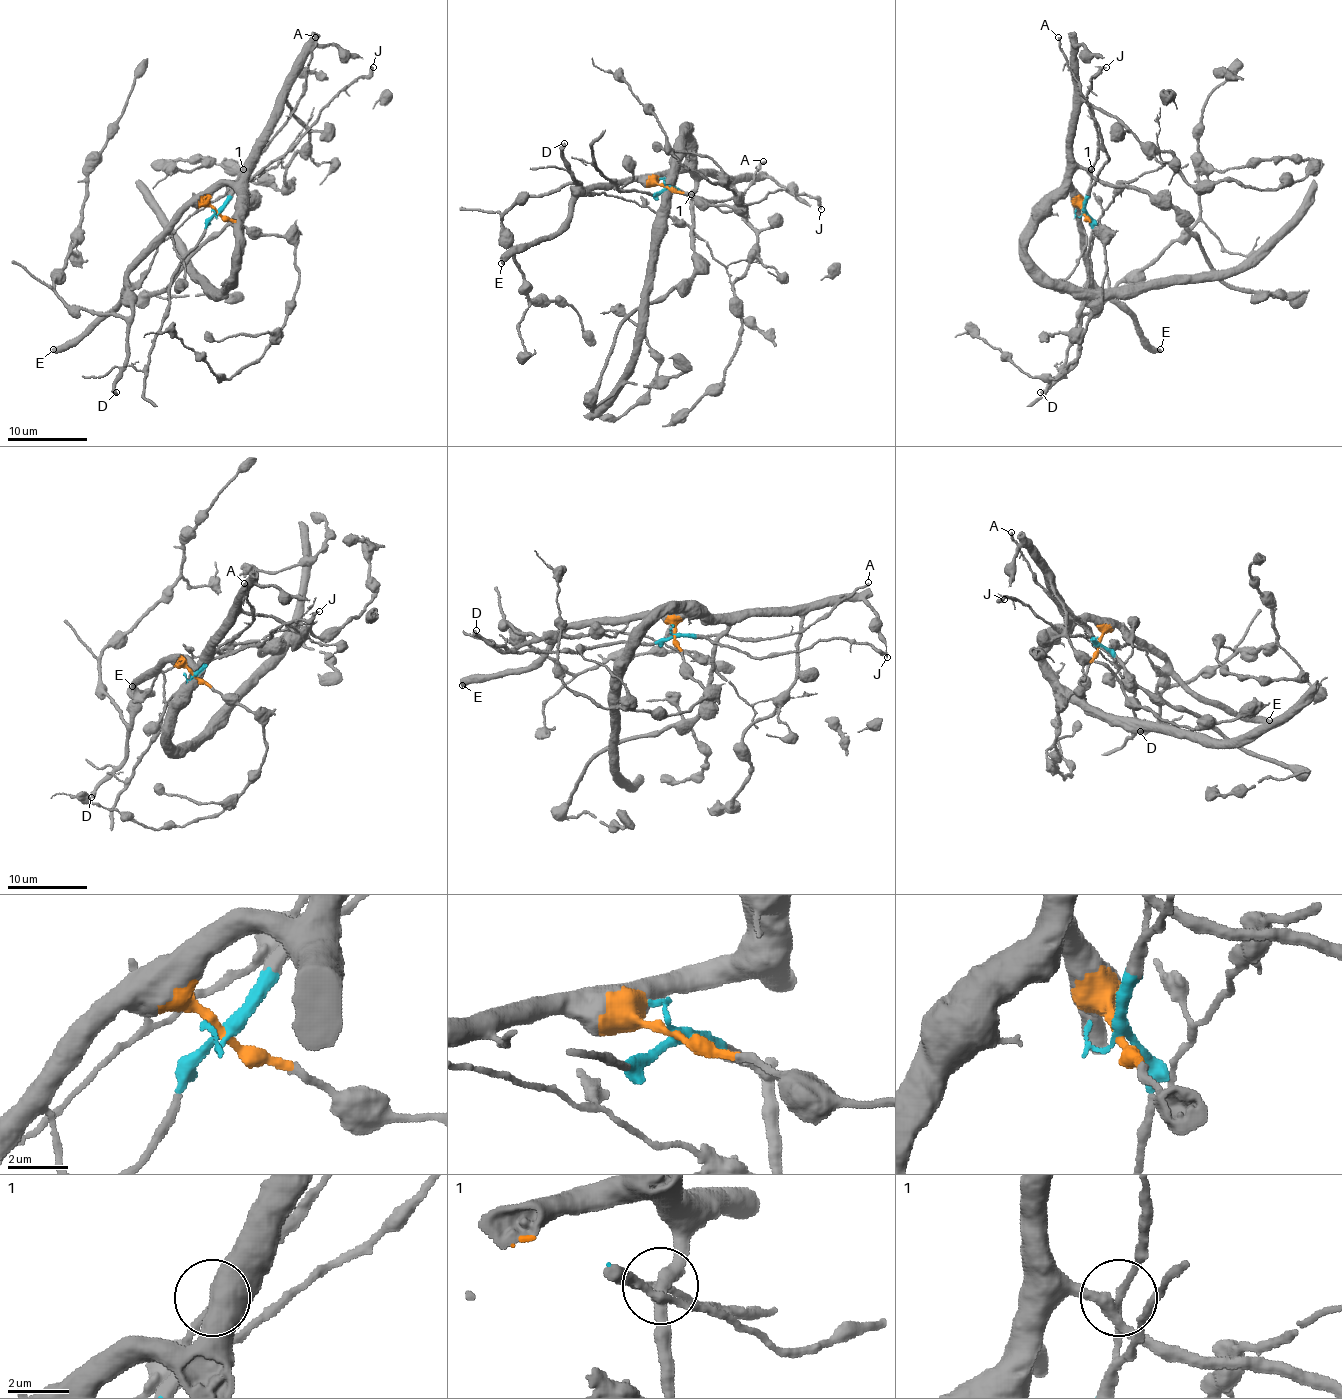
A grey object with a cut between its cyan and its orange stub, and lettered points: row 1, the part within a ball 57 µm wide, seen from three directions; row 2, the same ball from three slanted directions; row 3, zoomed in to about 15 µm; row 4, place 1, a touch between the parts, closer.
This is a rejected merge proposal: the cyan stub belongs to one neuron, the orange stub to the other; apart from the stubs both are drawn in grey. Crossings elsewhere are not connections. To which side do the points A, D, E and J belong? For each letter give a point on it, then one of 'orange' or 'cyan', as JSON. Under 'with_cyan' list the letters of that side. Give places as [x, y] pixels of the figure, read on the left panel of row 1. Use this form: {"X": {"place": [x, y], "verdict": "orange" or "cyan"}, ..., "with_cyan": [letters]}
{"A": {"place": [315, 37], "verdict": "cyan"}, "D": {"place": [116, 392], "verdict": "orange"}, "E": {"place": [53, 349], "verdict": "orange"}, "J": {"place": [373, 67], "verdict": "cyan"}, "with_cyan": ["A", "J"]}

